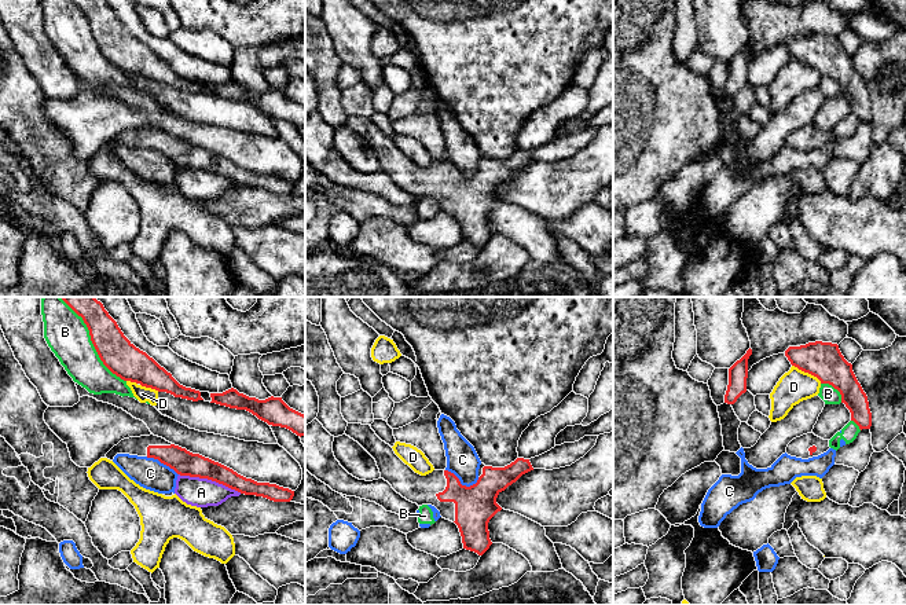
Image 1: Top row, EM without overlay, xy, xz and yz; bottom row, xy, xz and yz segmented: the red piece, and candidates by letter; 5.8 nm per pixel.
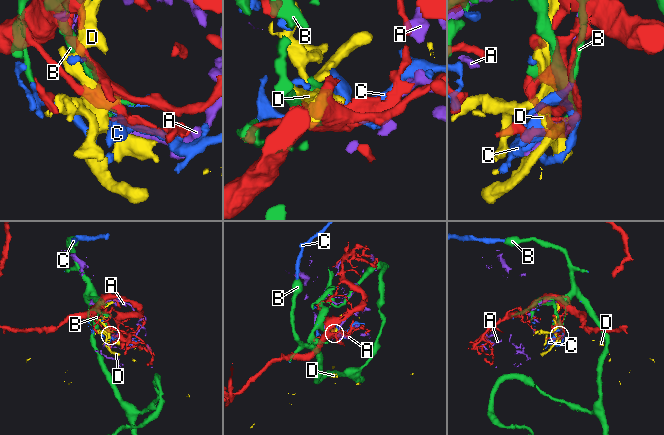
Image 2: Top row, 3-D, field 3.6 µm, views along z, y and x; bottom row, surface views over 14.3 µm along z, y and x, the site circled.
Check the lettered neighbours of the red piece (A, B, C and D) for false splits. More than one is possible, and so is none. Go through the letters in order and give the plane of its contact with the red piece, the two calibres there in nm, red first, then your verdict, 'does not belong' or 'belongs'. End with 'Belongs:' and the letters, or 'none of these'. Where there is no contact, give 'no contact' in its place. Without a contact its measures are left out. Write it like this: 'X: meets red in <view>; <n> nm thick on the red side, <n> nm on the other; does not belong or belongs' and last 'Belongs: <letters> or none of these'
A: meets red in xy; 150 nm thick on the red side, 170 nm on the other; does not belong
B: meets red in xy; 200 nm thick on the red side, 240 nm on the other; does not belong
C: meets red in xz; 240 nm thick on the red side, 190 nm on the other; does not belong
D: meets red in yz; 220 nm thick on the red side, 190 nm on the other; does not belong
Belongs: none of these

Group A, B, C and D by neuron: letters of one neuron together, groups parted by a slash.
A / B C / D

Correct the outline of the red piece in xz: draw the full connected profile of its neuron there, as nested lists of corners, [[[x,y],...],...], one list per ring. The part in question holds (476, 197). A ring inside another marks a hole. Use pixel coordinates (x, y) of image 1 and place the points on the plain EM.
[[[348,116],[344,126],[357,133],[375,151],[381,170],[388,173],[397,186],[418,198],[432,197],[440,204],[443,210],[455,214],[462,228],[463,241],[474,243],[478,248],[483,248],[492,236],[488,214],[502,202],[496,195],[498,187],[522,166],[533,162],[529,151],[517,150],[505,160],[484,158],[477,175],[466,179],[448,162],[433,162],[426,168],[415,165],[395,146],[389,136],[375,126],[370,117]]]

